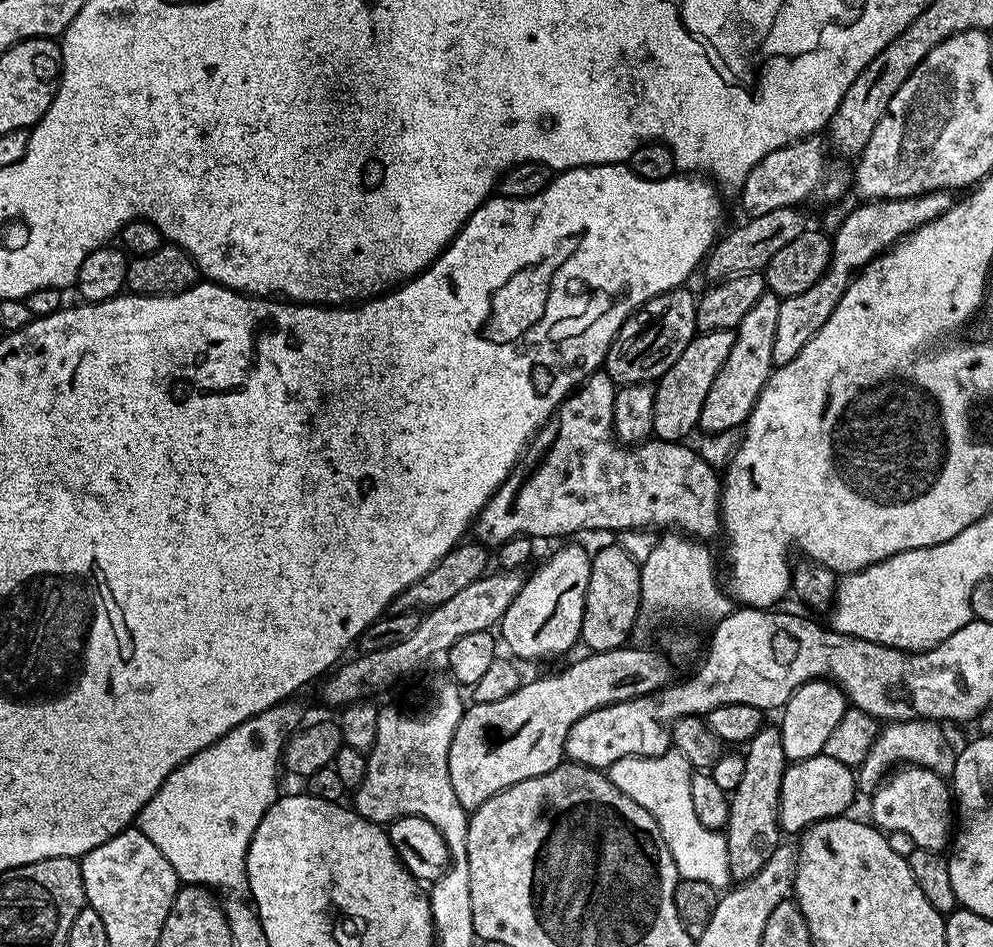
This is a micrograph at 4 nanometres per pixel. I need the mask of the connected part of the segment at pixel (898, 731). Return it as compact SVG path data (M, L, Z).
M901 720L885 723L876 733L876 740L870 746L870 754L866 754L866 758L858 766L859 791L865 794L875 792L885 777L897 766L928 768L931 772L937 772L939 776L951 777L956 765L956 752L948 745L948 740L940 728L943 727L934 720Z

